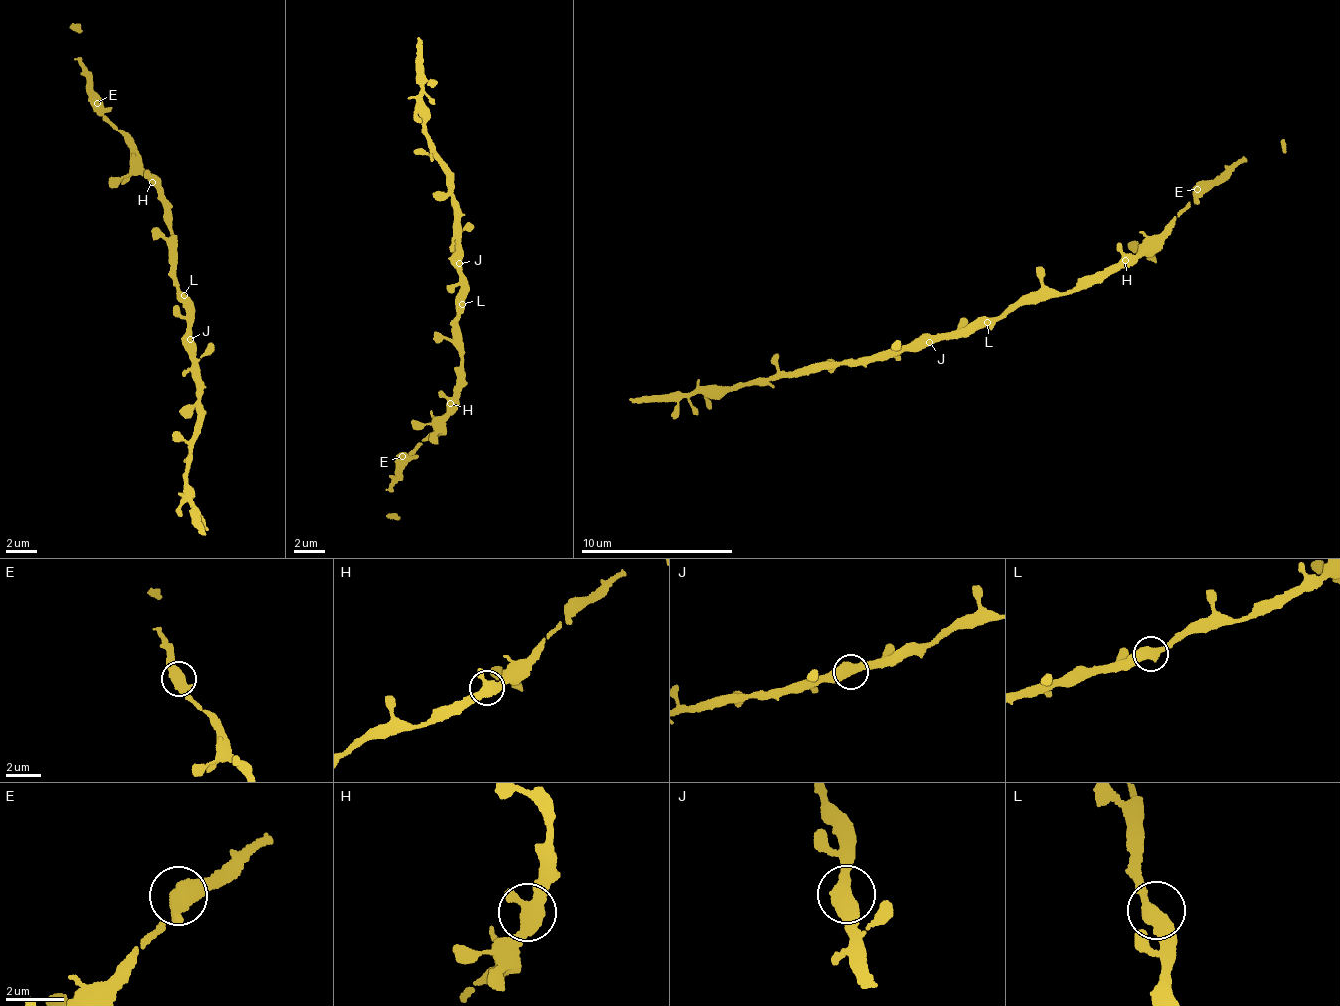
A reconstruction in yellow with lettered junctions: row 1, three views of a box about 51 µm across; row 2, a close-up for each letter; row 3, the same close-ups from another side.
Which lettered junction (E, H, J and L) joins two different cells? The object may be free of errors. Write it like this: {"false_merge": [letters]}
{"false_merge": []}

